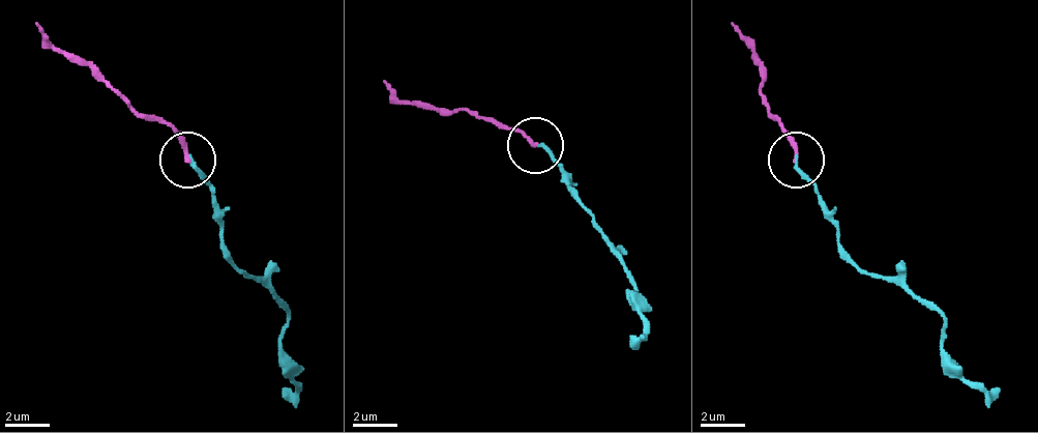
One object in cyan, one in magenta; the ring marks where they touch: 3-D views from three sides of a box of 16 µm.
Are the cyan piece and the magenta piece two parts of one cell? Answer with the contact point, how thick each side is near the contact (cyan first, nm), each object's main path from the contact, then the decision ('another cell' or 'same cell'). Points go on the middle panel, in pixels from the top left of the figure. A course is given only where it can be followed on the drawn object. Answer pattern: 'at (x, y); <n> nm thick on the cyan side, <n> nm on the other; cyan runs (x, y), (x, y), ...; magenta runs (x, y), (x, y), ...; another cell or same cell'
at (535, 145); 170 nm thick on the cyan side, 200 nm on the other; cyan runs (539, 146), (561, 169), (567, 192), (633, 286), (628, 292), (645, 320), (645, 337), (628, 348); magenta runs (533, 146), (516, 130), (483, 119), (439, 113), (405, 102), (383, 80); same cell

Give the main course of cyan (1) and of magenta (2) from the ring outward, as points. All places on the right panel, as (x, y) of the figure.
1: (797, 157), (842, 248), (937, 314), (943, 353), (971, 381), (999, 386)
2: (797, 157), (797, 141), (770, 113), (764, 68), (731, 24)

